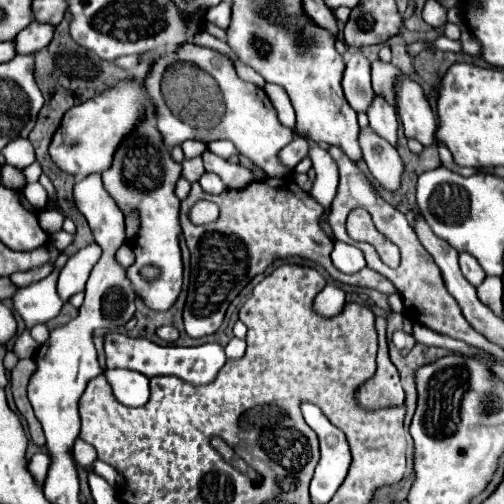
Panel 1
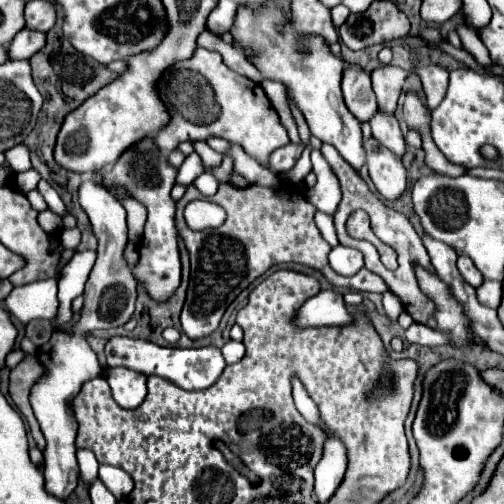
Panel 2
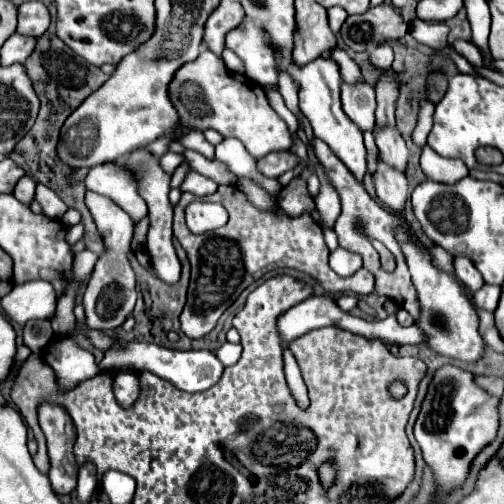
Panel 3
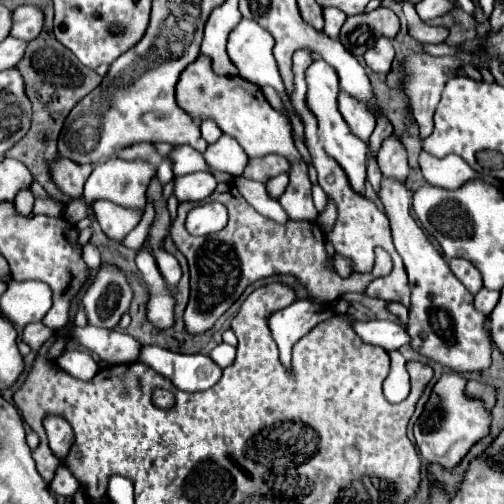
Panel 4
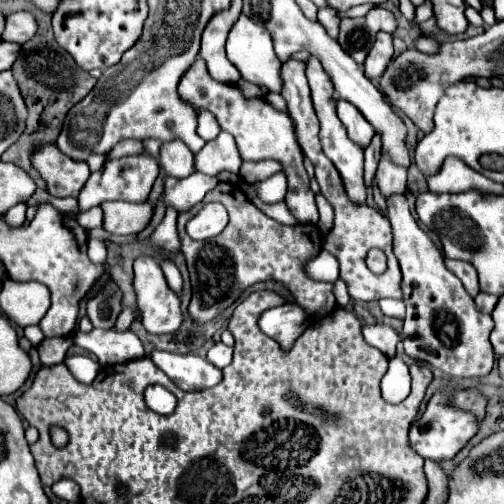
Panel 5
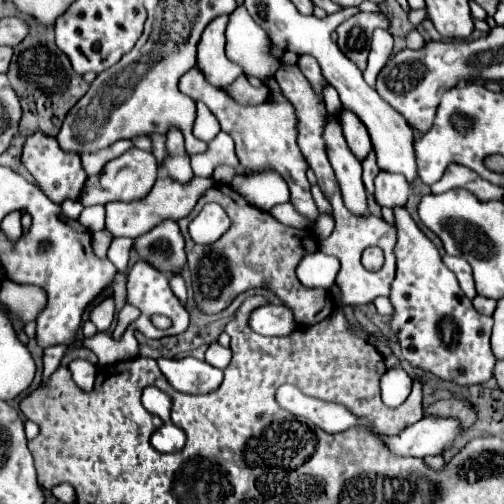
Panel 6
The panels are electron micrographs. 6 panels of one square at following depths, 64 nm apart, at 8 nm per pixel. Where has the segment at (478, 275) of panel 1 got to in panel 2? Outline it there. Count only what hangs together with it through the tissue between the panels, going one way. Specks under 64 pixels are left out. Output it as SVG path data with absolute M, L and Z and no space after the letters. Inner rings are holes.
M460 256L460 258L458 258L458 270L460 270L462 278L464 278L470 286L474 286L474 288L478 288L478 286L484 282L480 270L474 266L474 262L472 262L468 256Z

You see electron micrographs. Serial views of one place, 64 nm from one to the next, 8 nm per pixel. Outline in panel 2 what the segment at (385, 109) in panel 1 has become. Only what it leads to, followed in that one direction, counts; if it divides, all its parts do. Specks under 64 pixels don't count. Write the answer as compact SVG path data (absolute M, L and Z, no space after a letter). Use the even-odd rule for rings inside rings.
M376 110L376 114L370 120L370 126L372 126L372 136L380 144L390 148L398 156L402 156L406 152L406 142L404 142L404 136L400 132L398 120L394 118L394 114L384 114L384 112Z

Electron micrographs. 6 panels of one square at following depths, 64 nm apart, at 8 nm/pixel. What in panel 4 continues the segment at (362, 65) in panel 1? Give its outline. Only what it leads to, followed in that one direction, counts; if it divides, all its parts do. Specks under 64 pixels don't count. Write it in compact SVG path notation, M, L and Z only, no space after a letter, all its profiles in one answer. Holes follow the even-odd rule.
M340 92L338 108L340 108L340 114L344 116L344 120L348 122L348 126L352 128L352 132L366 142L376 124L376 118L372 116L372 112L368 112L368 108L364 108L364 104L360 104L360 100L352 100L352 96L348 96L346 92Z

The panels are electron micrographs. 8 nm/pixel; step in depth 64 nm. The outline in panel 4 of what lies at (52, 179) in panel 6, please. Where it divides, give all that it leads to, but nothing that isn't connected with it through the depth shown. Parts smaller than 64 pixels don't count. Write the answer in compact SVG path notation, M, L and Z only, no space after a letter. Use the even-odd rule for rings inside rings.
M58 158L56 164L52 164L50 168L52 168L54 182L60 186L60 190L64 194L70 194L76 198L82 194L84 182L92 172L92 166L88 166L88 164L80 166L80 164L74 164L72 160L66 160L66 158Z

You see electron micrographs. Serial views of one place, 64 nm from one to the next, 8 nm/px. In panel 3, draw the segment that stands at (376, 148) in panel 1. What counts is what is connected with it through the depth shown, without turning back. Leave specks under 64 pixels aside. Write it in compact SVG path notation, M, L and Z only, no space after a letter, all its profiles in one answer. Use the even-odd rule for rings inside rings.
M380 154L376 158L374 186L378 198L392 210L402 210L406 198L410 196L410 186L406 182L404 172L396 172L396 168L388 168L388 164L380 160Z

